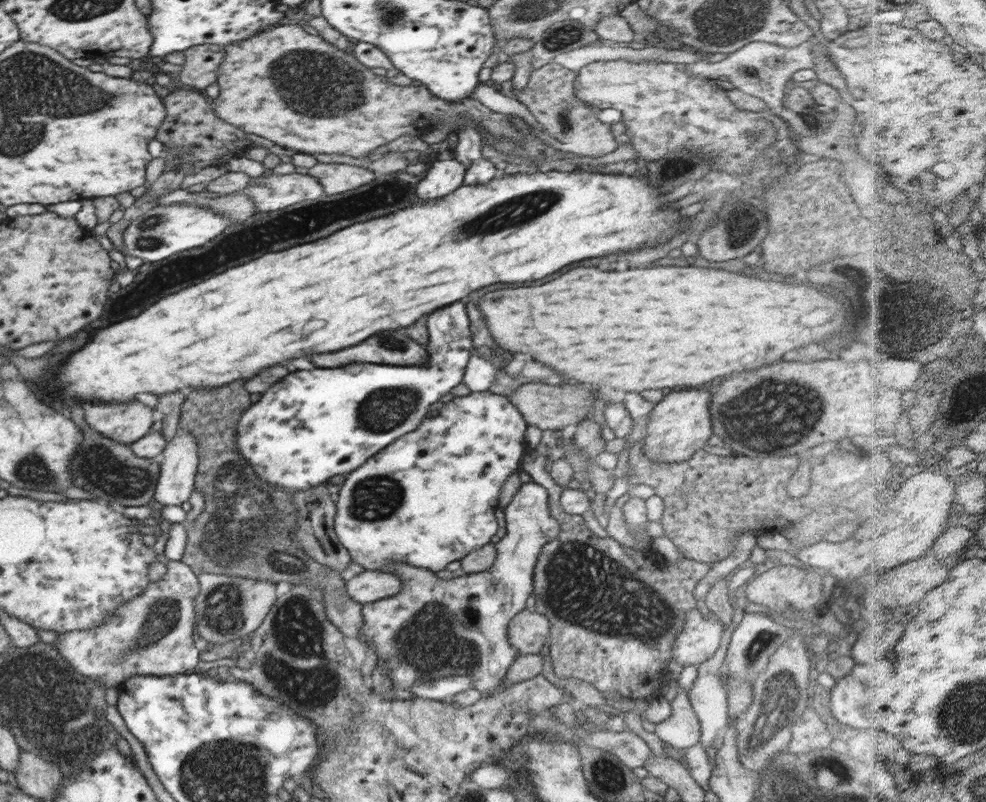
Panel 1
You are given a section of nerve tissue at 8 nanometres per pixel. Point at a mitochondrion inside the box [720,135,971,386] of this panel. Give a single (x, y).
(904, 304)

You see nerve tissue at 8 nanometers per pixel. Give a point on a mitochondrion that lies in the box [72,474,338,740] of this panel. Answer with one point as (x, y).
(228, 536)

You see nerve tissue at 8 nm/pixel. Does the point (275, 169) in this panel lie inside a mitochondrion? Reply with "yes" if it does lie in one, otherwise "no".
no

